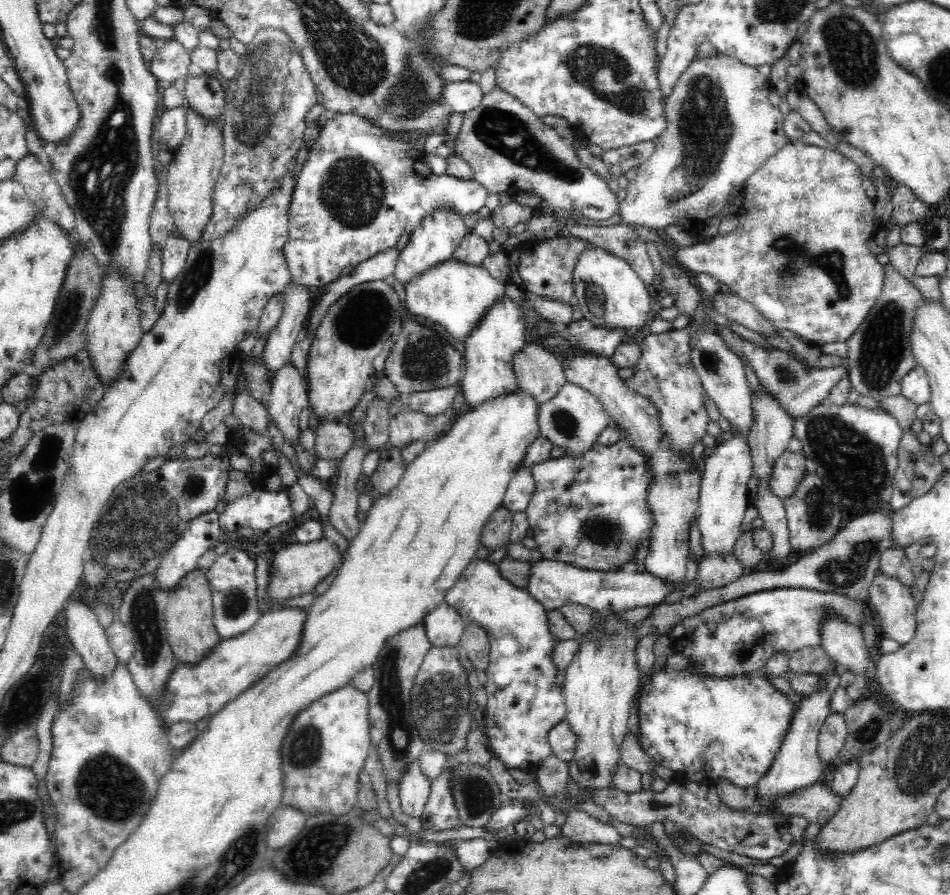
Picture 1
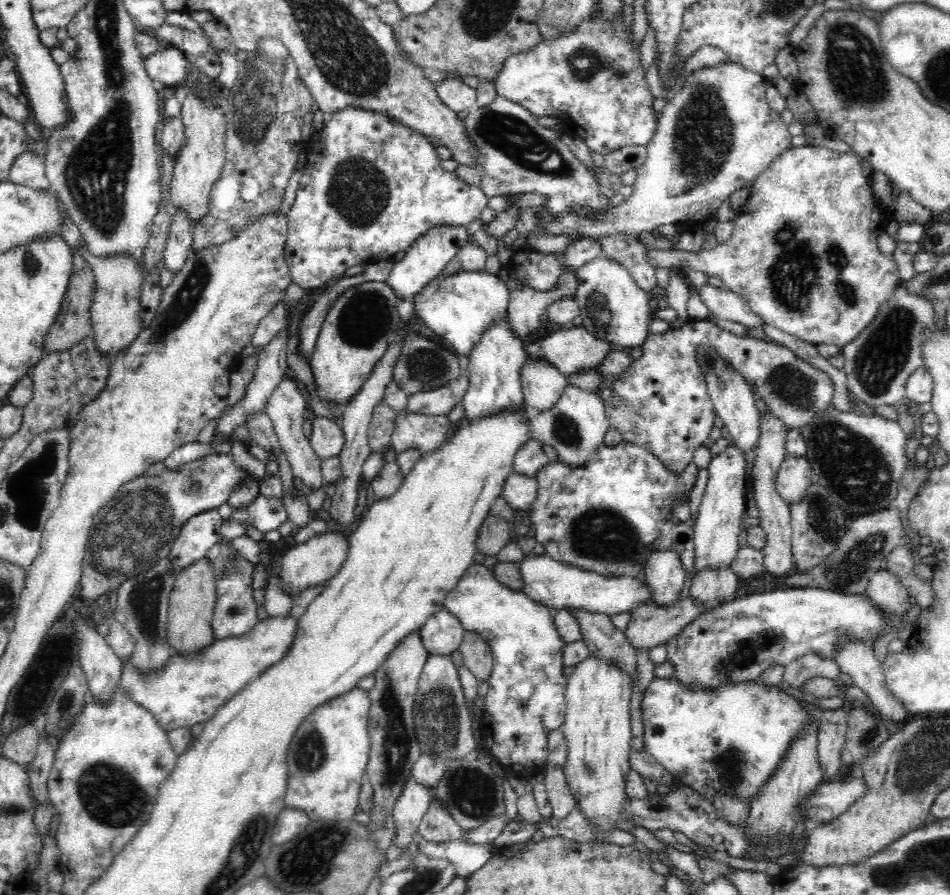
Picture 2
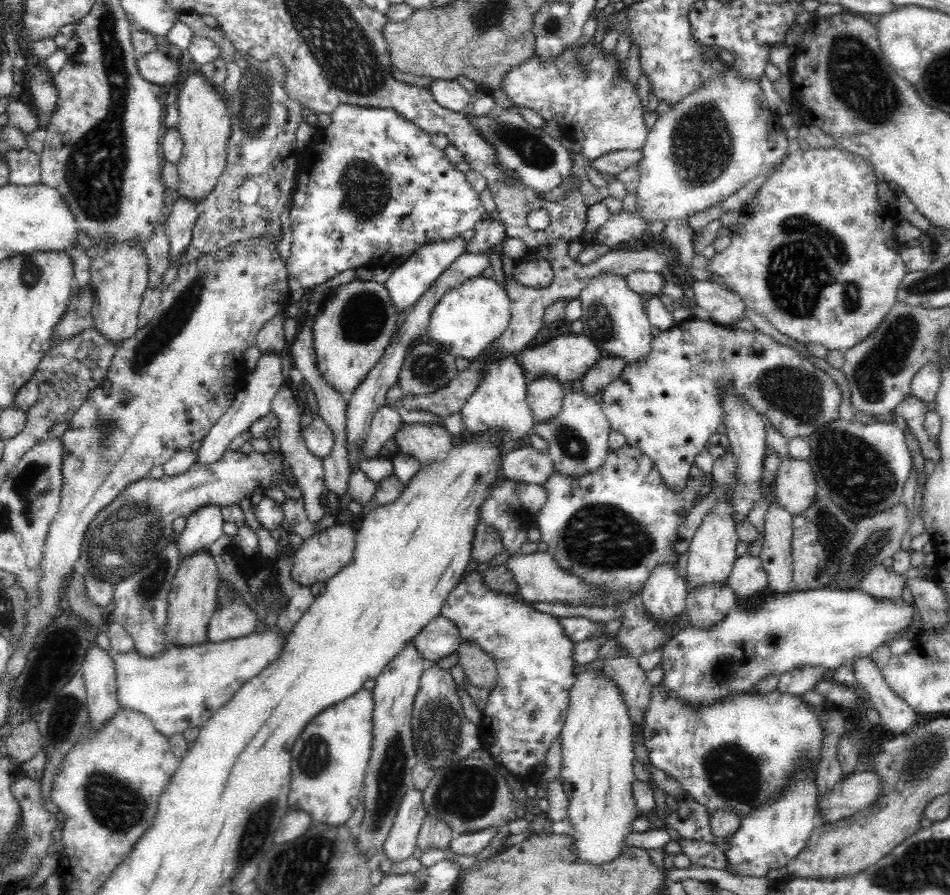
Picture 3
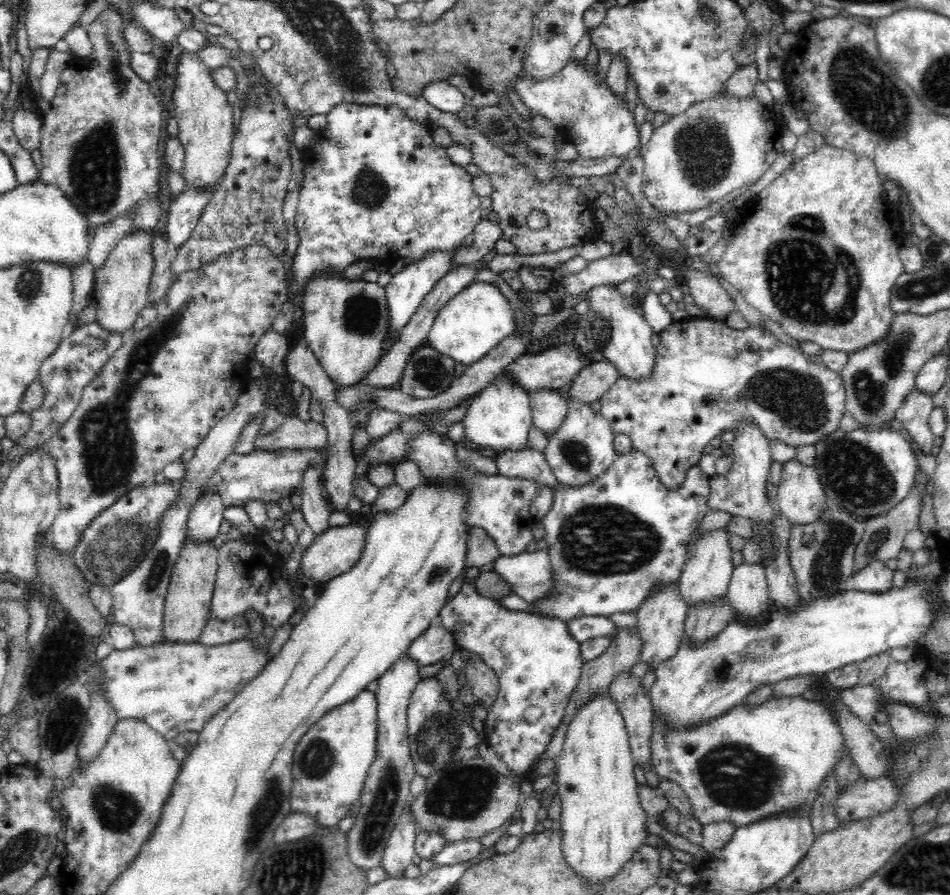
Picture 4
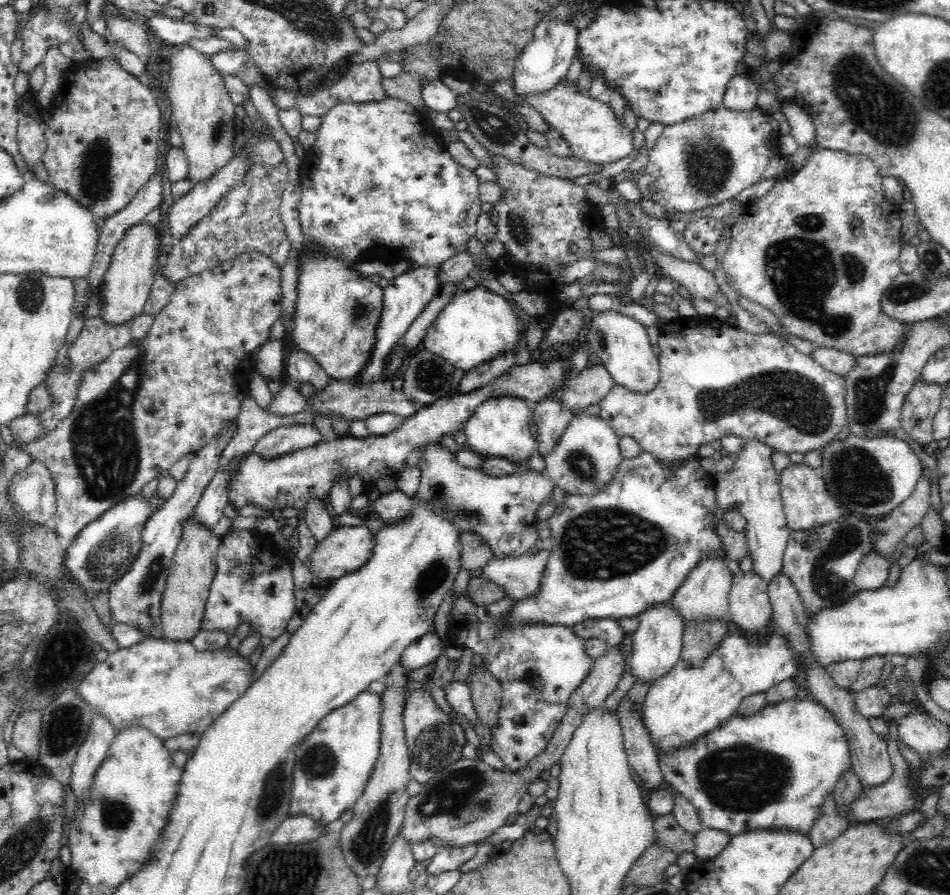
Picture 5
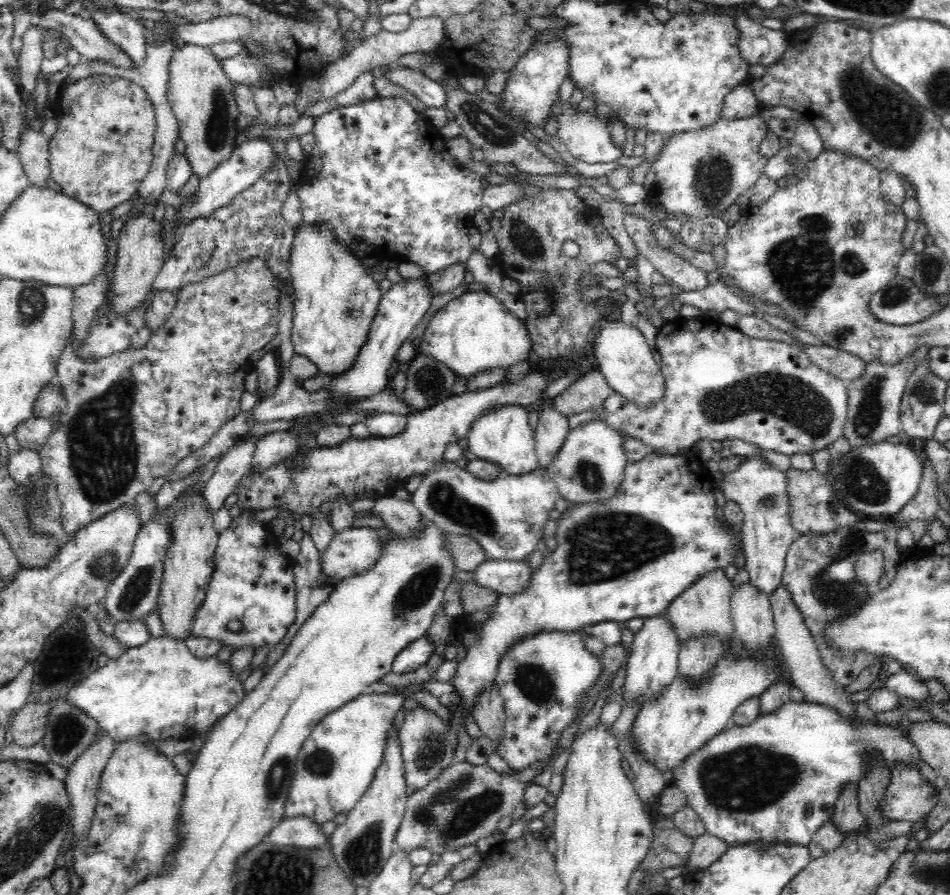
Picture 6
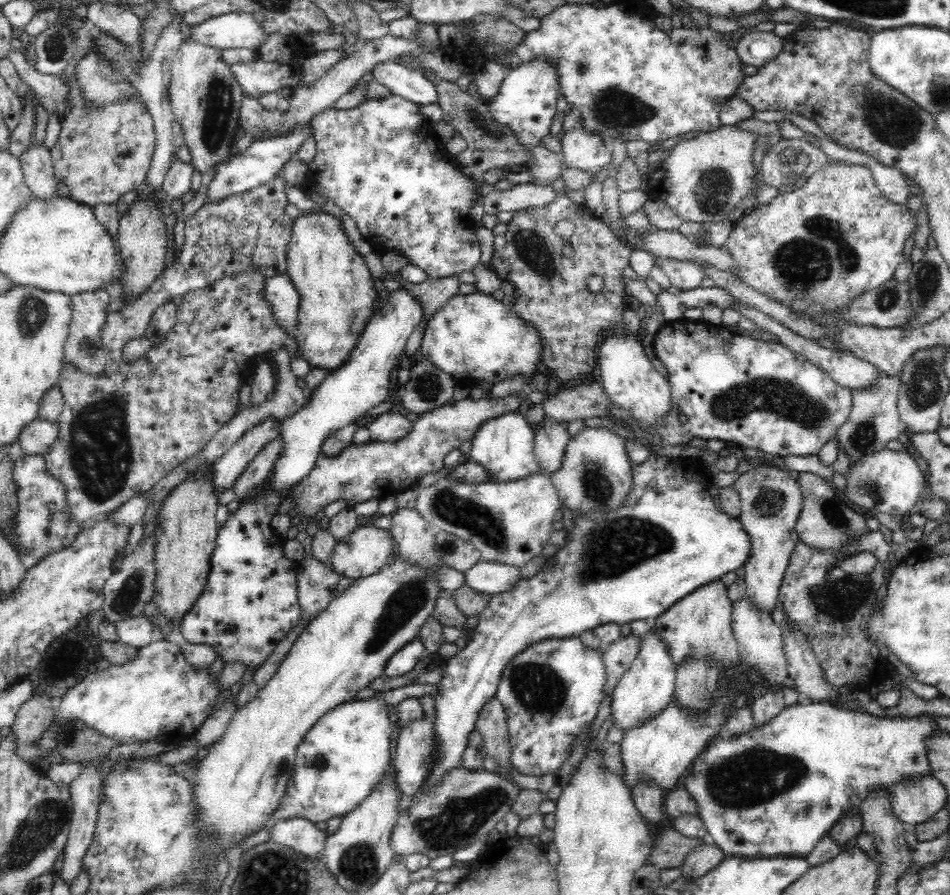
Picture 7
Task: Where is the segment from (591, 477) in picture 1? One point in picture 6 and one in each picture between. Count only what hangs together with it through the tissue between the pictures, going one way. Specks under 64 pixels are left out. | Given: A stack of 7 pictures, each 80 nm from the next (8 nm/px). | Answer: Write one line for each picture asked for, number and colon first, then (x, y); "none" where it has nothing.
2: (603, 518)
3: (610, 529)
4: (611, 542)
5: (618, 553)
6: (629, 557)

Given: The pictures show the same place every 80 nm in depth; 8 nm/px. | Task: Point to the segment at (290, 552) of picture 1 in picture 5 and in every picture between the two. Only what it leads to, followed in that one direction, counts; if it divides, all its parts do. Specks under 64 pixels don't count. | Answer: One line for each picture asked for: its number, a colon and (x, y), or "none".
2: (315, 561)
3: (327, 551)
4: (337, 550)
5: (347, 548)

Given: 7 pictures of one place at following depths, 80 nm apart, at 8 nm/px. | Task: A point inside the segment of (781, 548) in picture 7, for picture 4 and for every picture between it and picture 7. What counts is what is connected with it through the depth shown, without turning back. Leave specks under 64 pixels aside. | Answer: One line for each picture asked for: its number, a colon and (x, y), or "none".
4: (742, 491)
5: (753, 486)
6: (761, 491)

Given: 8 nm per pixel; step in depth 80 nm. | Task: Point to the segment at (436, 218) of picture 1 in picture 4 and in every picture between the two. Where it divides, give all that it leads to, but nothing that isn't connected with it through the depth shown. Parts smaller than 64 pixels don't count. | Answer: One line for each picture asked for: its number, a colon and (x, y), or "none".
2: (428, 256)
3: (413, 278)
4: (404, 295)

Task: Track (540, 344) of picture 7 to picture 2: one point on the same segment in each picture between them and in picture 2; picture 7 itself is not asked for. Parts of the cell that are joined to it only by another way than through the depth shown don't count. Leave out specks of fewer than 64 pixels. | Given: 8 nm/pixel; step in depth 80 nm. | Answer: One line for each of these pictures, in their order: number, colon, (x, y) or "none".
2: (459, 310)
3: (467, 321)
4: (476, 320)
5: (473, 328)
6: (474, 332)

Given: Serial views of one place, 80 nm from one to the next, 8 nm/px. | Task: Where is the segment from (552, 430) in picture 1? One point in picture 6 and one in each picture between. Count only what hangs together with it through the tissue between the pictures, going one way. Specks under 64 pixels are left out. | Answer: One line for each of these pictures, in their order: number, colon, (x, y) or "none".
2: (575, 427)
3: (577, 437)
4: (582, 449)
5: (587, 457)
6: (590, 467)

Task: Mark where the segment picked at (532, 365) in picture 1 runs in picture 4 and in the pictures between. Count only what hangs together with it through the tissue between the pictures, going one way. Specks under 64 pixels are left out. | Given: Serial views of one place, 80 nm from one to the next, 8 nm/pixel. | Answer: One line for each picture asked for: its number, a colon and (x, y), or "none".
2: (542, 384)
3: (545, 395)
4: (549, 408)

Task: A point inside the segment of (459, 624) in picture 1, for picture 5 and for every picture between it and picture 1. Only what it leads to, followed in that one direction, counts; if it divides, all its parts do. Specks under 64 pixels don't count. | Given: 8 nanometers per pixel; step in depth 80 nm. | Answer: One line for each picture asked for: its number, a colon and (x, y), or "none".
2: (442, 633)
3: (439, 638)
4: (436, 643)
5: (426, 649)

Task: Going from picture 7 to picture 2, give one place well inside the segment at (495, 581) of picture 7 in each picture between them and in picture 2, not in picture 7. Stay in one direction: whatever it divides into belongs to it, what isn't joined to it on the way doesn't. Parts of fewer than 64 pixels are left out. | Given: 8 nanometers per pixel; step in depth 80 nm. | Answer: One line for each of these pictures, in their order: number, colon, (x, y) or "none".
2: (548, 582)
3: (538, 578)
4: (528, 574)
5: (517, 577)
6: (506, 577)

